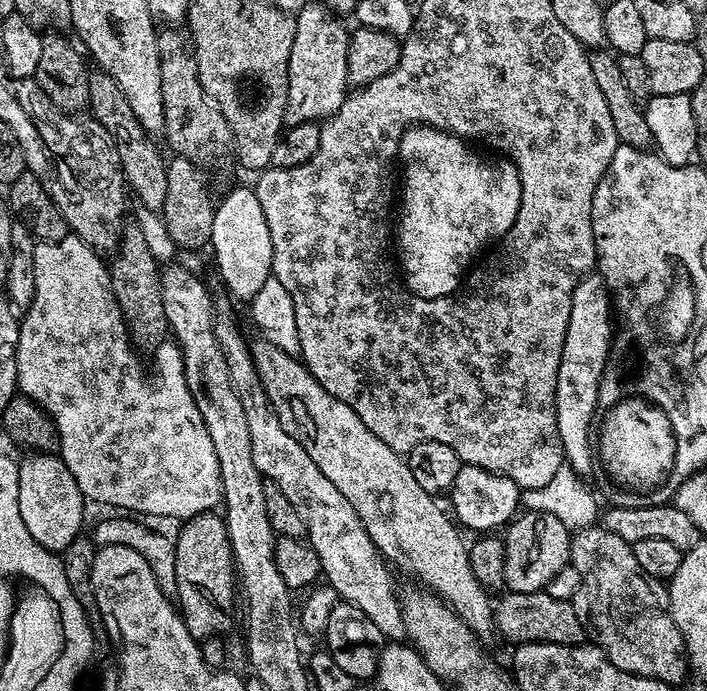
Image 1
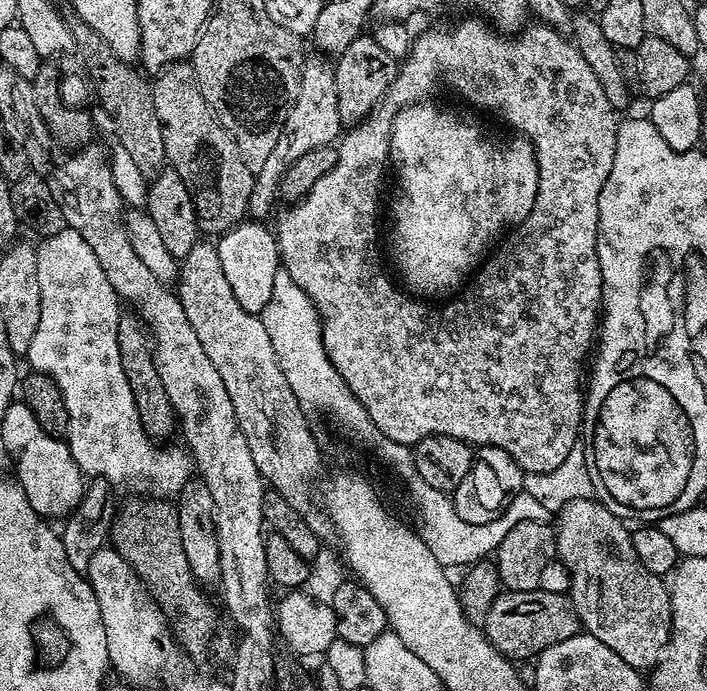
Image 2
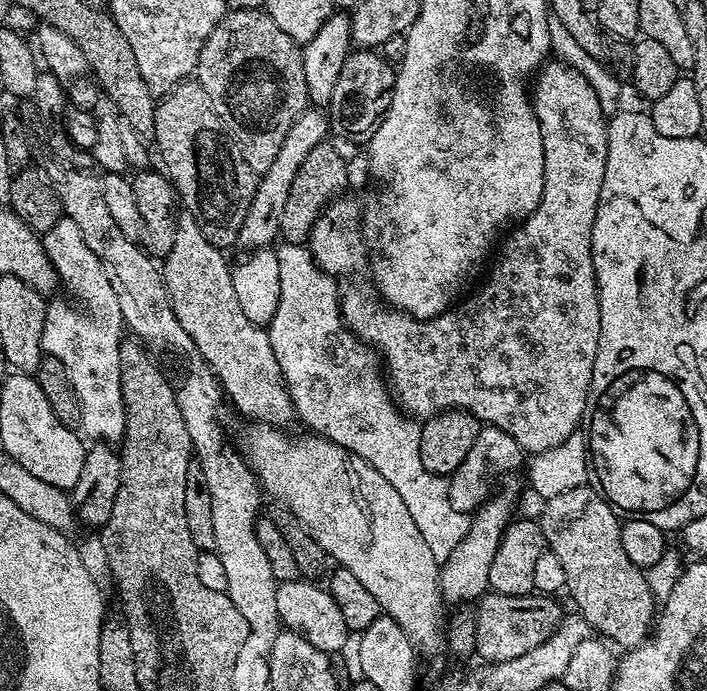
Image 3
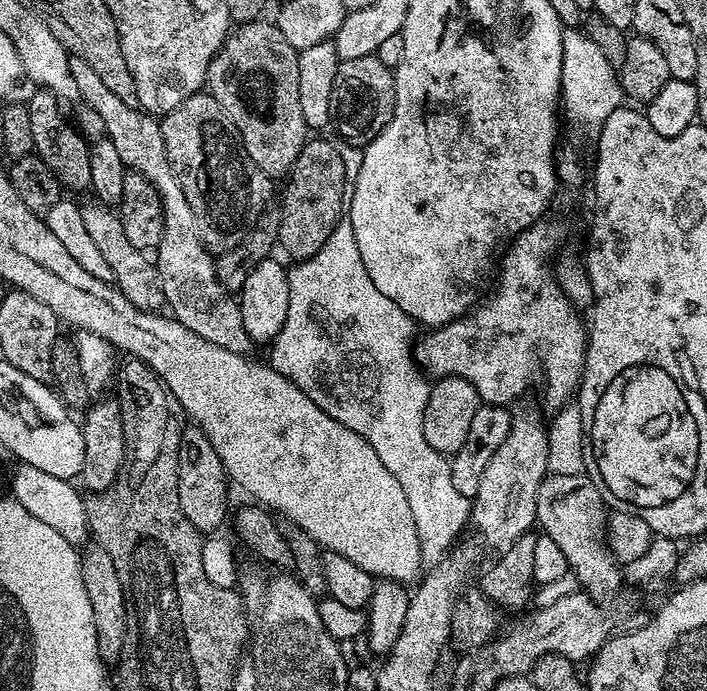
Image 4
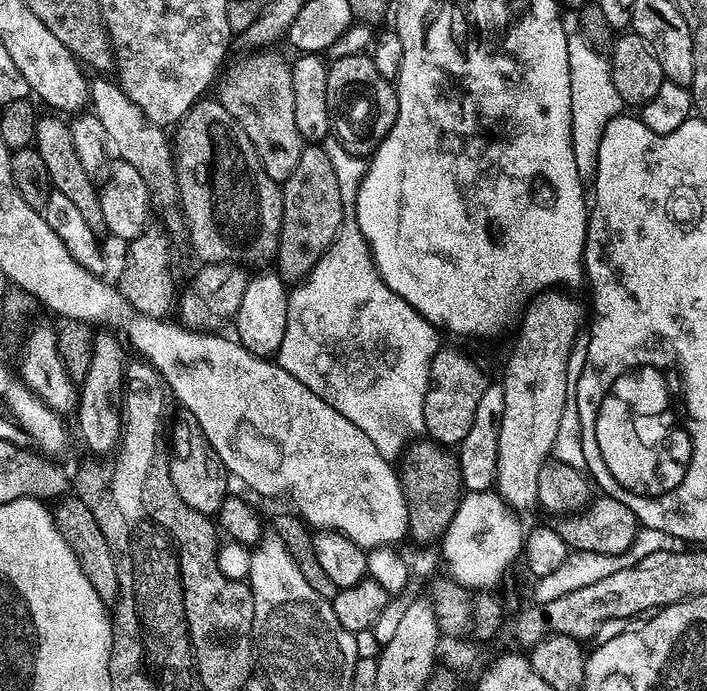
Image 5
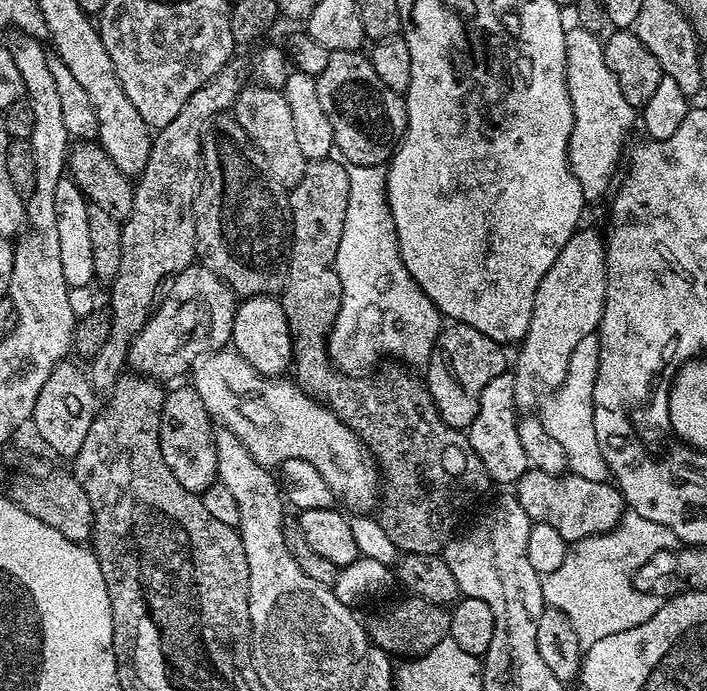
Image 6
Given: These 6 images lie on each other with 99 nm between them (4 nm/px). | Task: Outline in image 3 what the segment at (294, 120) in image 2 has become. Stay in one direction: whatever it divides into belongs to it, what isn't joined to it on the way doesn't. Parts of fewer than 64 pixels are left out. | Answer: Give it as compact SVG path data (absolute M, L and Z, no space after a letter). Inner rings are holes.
M309 106L300 113L300 117L290 126L282 142L282 150L278 150L278 158L274 158L274 162L270 162L270 170L263 172L257 179L254 202L250 202L250 210L246 210L242 230L236 239L237 249L259 250L277 243L275 240L280 236L282 210L286 210L286 198L290 198L290 186L294 186L294 174L298 174L298 166L306 160L306 154L310 154L314 146L325 143L329 136L328 117L319 107Z

